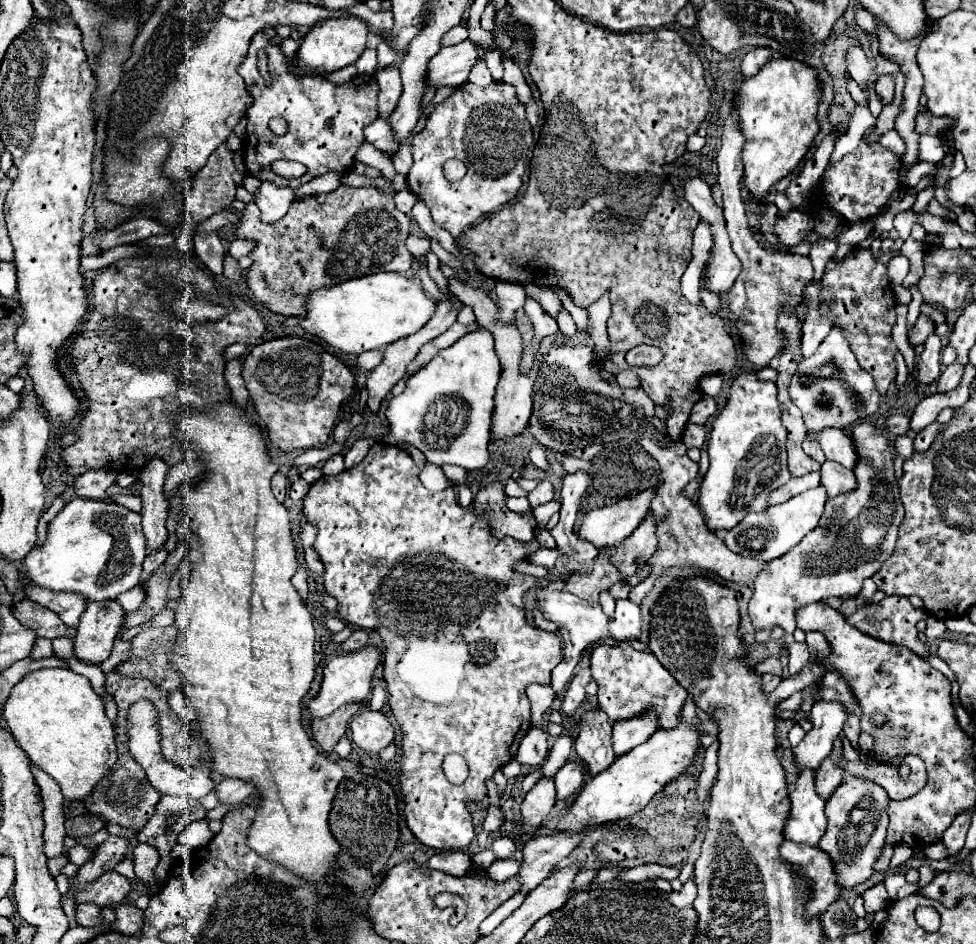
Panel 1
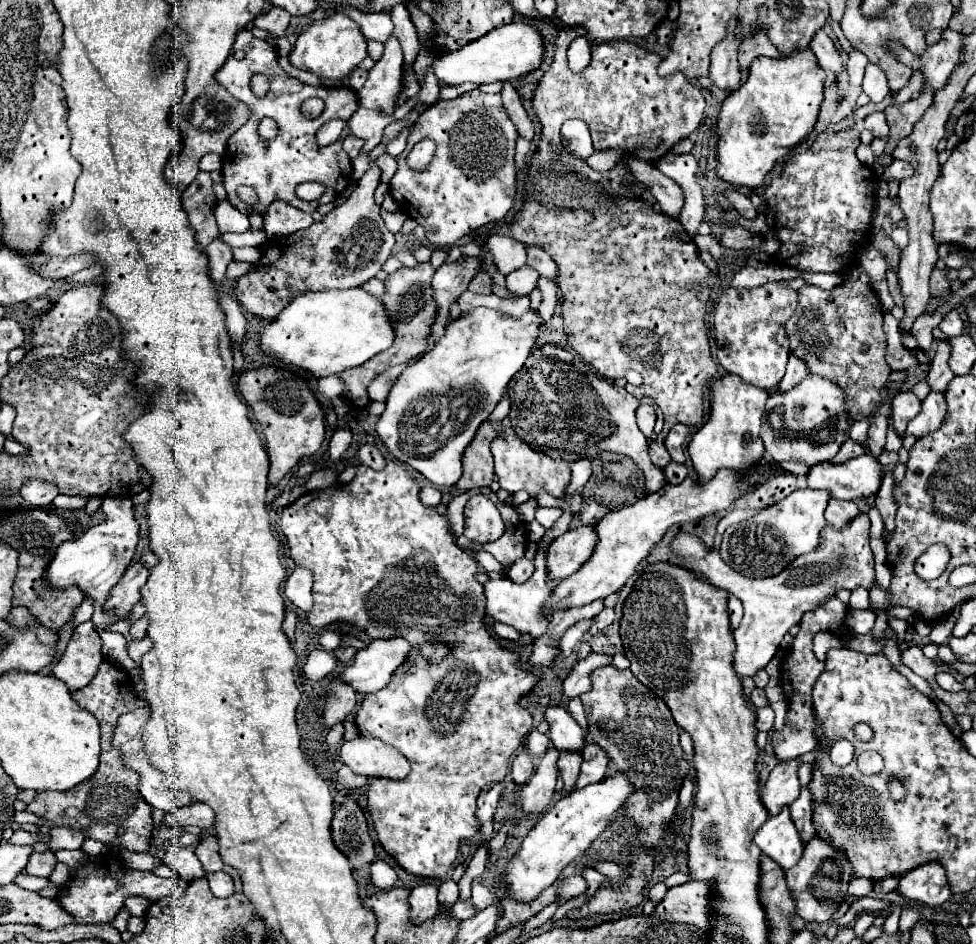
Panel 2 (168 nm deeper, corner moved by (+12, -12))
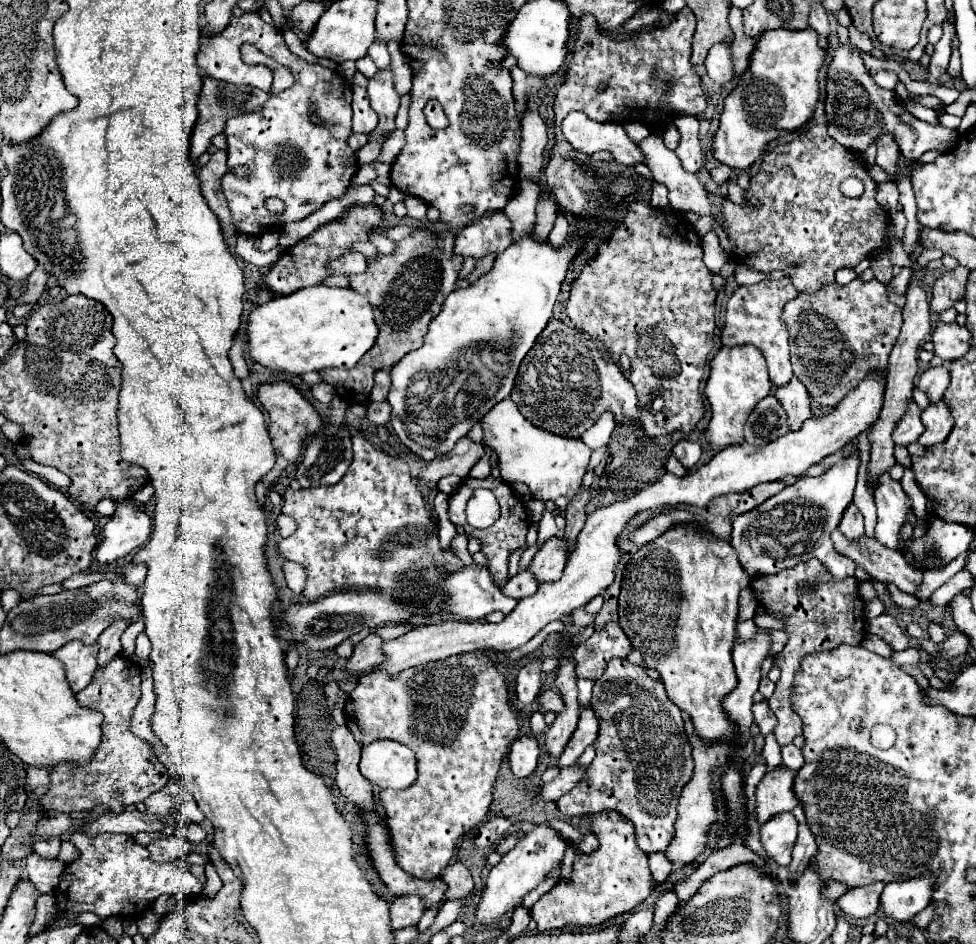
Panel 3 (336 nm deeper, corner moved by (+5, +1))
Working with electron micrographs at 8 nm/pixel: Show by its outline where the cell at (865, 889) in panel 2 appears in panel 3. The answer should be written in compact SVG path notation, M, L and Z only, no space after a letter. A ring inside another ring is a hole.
M829 880L829 882L827 882L827 888L823 890L823 894L825 894L829 900L837 900L837 898L841 898L847 890L849 890L849 886L847 886L845 882Z

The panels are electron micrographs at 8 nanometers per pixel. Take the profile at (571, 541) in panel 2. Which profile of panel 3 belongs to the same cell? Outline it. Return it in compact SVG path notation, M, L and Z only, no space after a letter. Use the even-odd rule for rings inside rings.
M553 536L535 554L531 562L531 570L535 572L535 576L539 576L539 582L559 580L559 576L563 574L563 568L567 566L569 556L571 556L571 550L567 540Z

